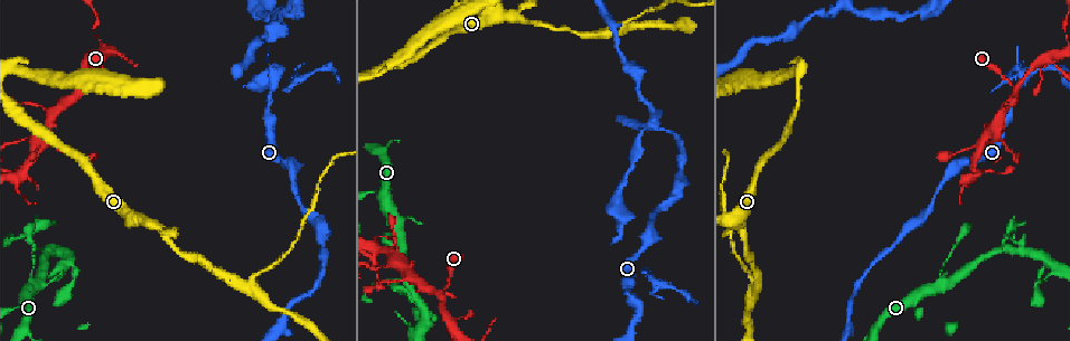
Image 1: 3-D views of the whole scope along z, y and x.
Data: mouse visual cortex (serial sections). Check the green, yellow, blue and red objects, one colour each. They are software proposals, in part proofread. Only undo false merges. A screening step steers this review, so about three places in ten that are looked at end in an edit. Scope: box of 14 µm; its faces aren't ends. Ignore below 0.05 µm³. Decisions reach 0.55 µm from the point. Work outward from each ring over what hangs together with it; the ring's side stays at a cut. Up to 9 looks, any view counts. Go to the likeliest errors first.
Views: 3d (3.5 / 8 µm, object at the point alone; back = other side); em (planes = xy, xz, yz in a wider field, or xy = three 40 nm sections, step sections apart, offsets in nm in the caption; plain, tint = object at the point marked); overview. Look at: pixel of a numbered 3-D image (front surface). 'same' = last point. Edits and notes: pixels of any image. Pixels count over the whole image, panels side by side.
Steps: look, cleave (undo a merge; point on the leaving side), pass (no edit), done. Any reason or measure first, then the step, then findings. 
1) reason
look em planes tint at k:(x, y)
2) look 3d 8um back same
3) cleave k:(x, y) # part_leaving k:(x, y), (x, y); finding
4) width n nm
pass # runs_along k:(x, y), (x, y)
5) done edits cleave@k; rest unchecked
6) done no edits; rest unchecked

calibre changes
look 3d 3.5um at 1:(296, 76)

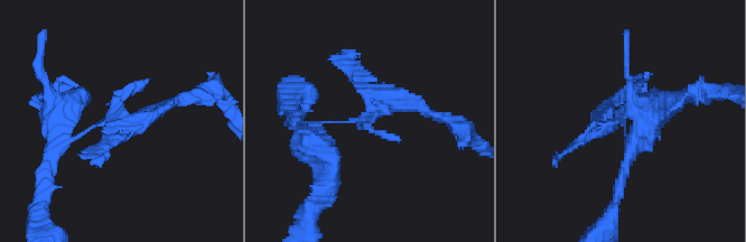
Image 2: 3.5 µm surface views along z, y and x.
now the EM
look em xy step 5 tint at 2:(366, 115)

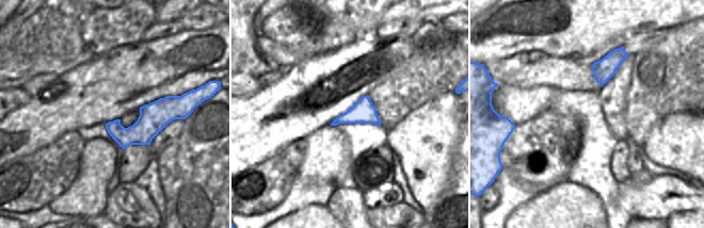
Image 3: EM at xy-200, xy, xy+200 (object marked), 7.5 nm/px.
pass # one cell here

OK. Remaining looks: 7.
arms part here
look 3d 8um at 1:(609, 35)

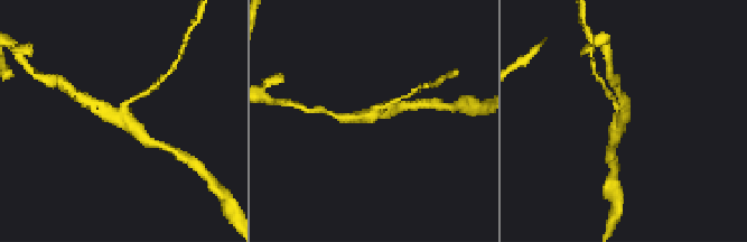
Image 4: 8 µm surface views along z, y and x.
arms 3; arm_widths 150, 250, 450 nm
look em planes tint at 4:(120, 113)

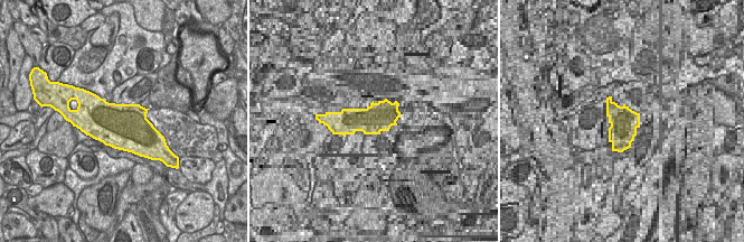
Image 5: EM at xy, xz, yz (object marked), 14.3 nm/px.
width 650 nm
pass # runs_along 4:(93, 101), (143, 138); continuous, no second cell

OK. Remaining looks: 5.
arms part here
look 3d 3.5um at 1:(941, 284)

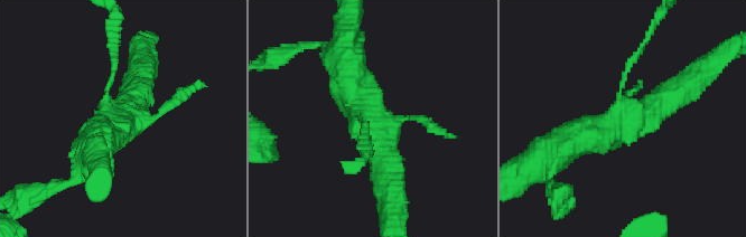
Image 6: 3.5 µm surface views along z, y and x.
shape alone is not enough
look em planes plain at 6:(367, 113)

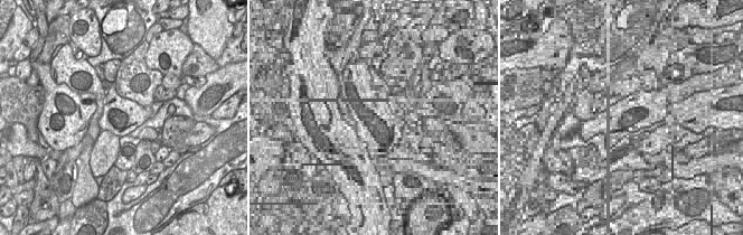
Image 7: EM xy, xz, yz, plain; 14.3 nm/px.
where the object lies
look em planes tint same

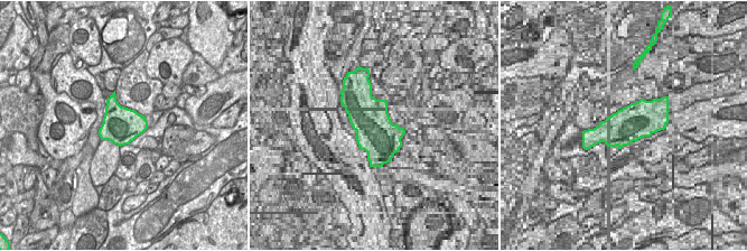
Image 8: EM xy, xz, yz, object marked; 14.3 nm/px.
width 550 nm
pass # runs_along 6:(558, 151), (678, 92); all the same cell

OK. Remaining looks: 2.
calibre changes
look 3d 8um at 1:(1002, 240)

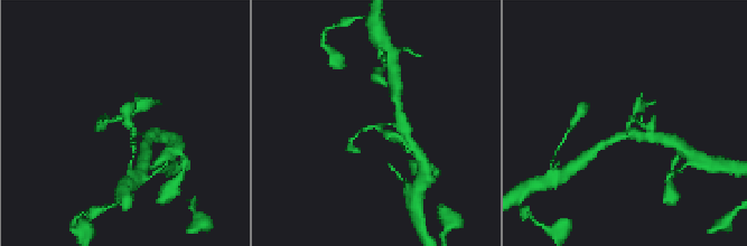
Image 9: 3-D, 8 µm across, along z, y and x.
look em xy step 3 tint at 9:(629, 120)

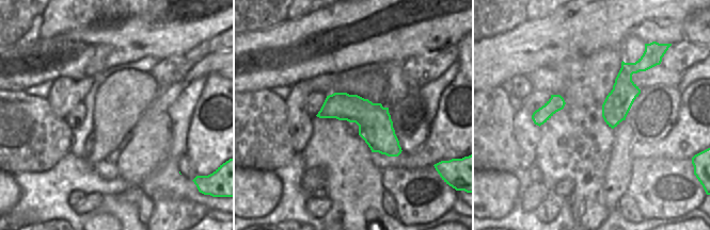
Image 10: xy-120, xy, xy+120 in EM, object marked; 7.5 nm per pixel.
pass # one cell here

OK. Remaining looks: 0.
done no edits; rest unchecked

